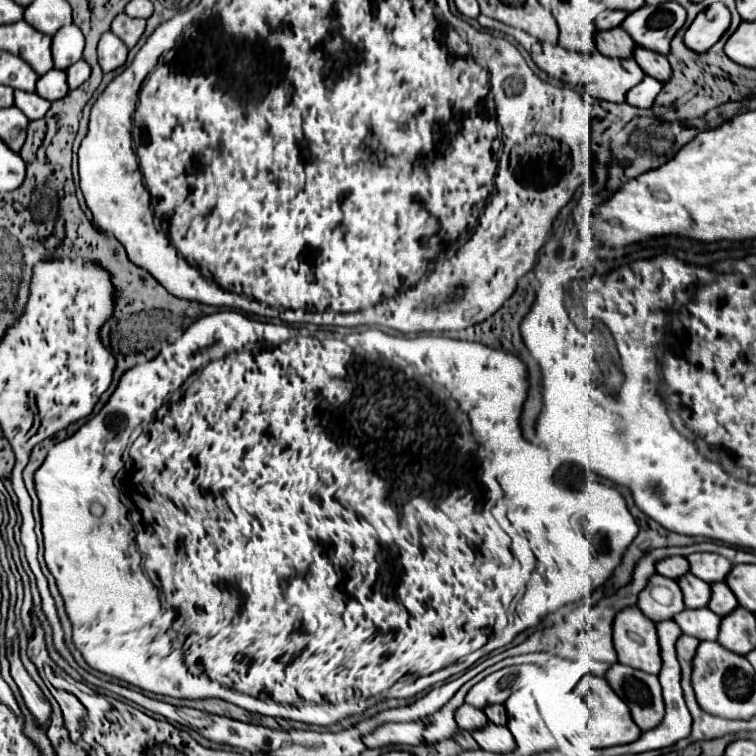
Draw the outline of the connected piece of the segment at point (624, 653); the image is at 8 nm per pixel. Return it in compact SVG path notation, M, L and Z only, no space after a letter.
M629 606L615 616L613 644L621 664L649 674L659 674L661 656L655 622L649 620L637 606Z

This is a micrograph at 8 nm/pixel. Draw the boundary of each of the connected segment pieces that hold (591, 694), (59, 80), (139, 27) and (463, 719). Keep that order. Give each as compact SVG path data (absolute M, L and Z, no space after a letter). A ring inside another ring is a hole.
M587 674L587 676L581 678L581 682L577 684L575 690L585 700L585 704L589 706L589 712L591 712L589 728L587 728L587 740L589 740L589 744L593 748L607 748L607 746L629 744L629 742L633 742L633 740L639 738L641 730L631 720L627 704L609 688L609 684L605 682L605 678L597 678L593 674ZM605 742L611 742L611 744L605 744Z
M49 70L47 74L43 74L39 80L37 80L37 90L35 90L39 96L43 96L45 100L59 100L63 98L69 88L67 88L67 74L63 70Z
M121 12L121 14L115 16L111 30L125 42L127 48L133 48L139 42L139 38L143 36L143 32L145 32L145 20L127 18L127 14Z
M463 704L463 706L455 712L455 720L457 720L459 728L469 730L469 732L471 732L471 730L479 730L479 728L483 728L483 726L489 724L489 720L487 720L487 716L483 714L483 710L473 708L473 706L469 706L469 704Z

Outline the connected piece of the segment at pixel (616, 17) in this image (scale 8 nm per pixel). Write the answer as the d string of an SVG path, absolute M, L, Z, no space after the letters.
M605 10L605 12L601 12L599 18L597 18L597 28L599 28L599 30L617 28L625 18L627 18L627 12L623 12L623 10Z

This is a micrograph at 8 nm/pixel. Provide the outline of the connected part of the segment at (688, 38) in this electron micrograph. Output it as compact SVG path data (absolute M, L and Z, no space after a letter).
M715 2L707 10L697 14L693 24L685 32L685 44L691 50L703 54L723 36L723 32L729 28L729 22L729 10L721 2Z

